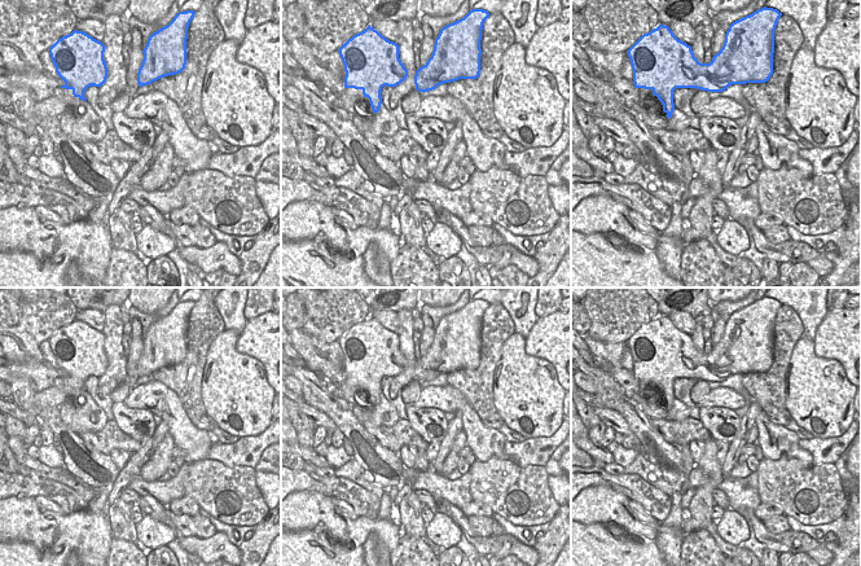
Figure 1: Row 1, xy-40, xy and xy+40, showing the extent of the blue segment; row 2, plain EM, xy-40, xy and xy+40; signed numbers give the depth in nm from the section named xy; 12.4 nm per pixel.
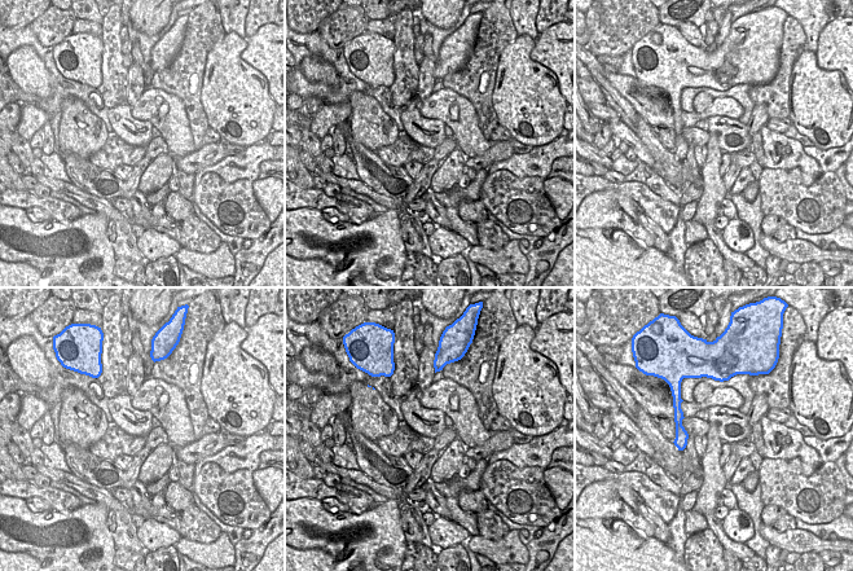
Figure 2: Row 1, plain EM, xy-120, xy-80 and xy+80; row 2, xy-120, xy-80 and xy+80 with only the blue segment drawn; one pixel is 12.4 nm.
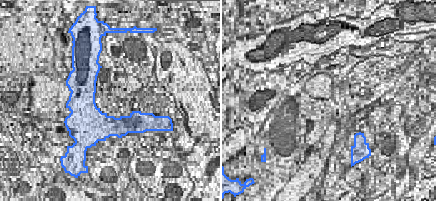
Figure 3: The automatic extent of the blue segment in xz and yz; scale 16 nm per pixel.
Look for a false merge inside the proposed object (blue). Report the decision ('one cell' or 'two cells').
one cell

